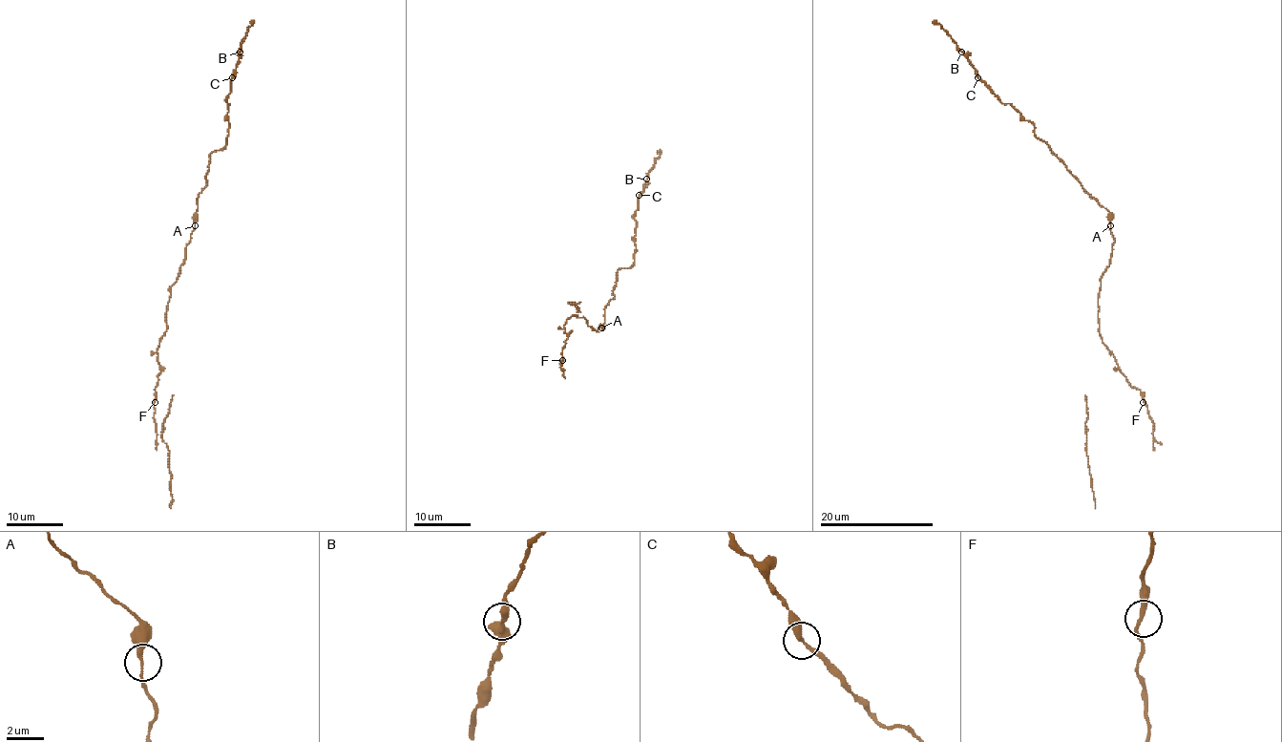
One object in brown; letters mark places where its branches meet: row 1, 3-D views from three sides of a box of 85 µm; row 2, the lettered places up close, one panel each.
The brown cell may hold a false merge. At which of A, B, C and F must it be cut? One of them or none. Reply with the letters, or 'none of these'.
none of these

